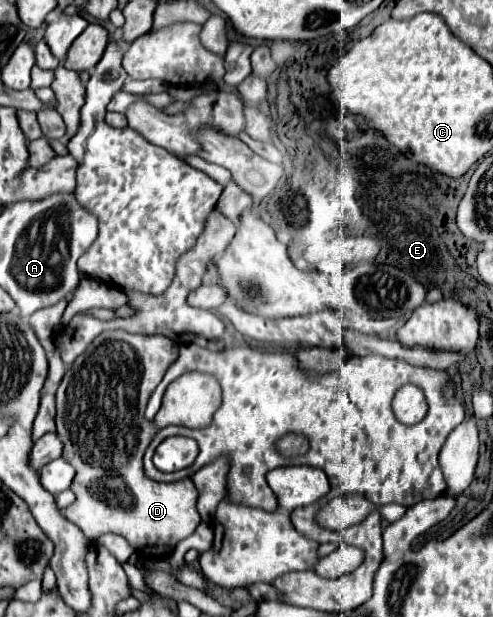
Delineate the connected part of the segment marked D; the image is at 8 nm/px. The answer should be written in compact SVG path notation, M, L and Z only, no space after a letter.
M105 331L87 347L81 357L77 357L57 389L57 435L65 445L63 457L77 471L71 485L77 499L65 509L65 517L75 523L91 541L105 533L117 533L125 537L141 555L157 559L169 557L175 545L187 539L201 523L201 515L197 511L199 491L191 479L157 483L143 473L143 453L155 433L155 423L151 425L143 417L145 405L163 379L167 365L171 365L177 355L177 343L163 335Z

